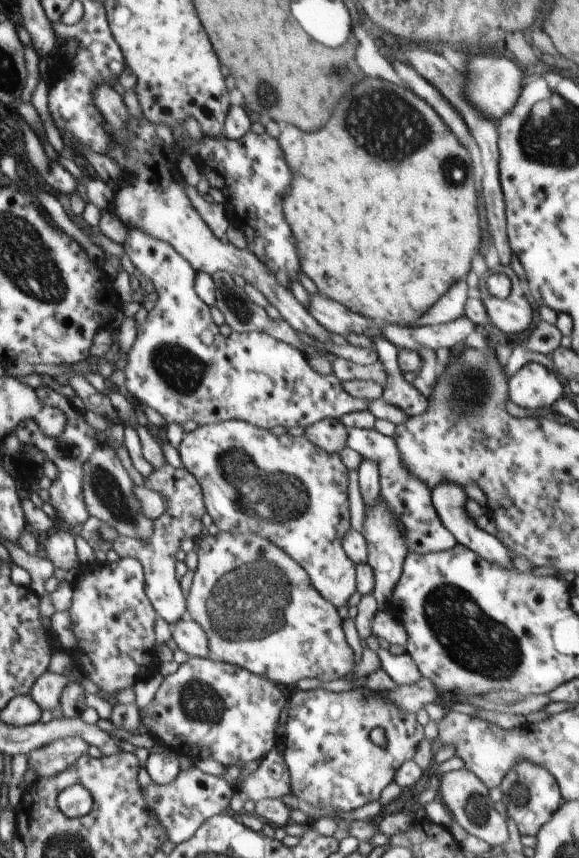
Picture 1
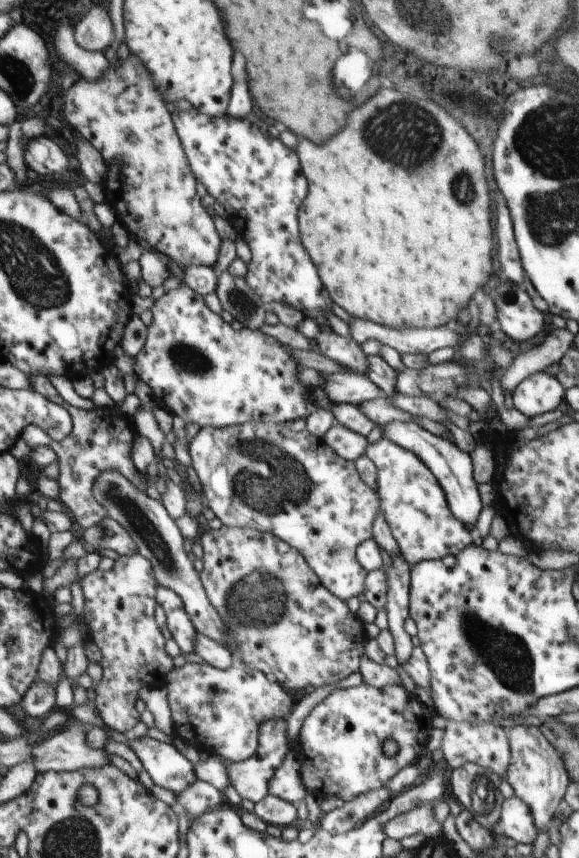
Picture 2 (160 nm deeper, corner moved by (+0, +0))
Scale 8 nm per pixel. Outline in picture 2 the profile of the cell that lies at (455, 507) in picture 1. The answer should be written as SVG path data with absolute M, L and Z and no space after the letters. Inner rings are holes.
M392 421L380 425L382 434L394 444L413 452L434 474L435 479L444 489L448 506L456 519L468 525L476 532L476 521L482 510L482 500L478 485L472 475L472 459L467 452L460 450L454 442L432 434L416 422Z

